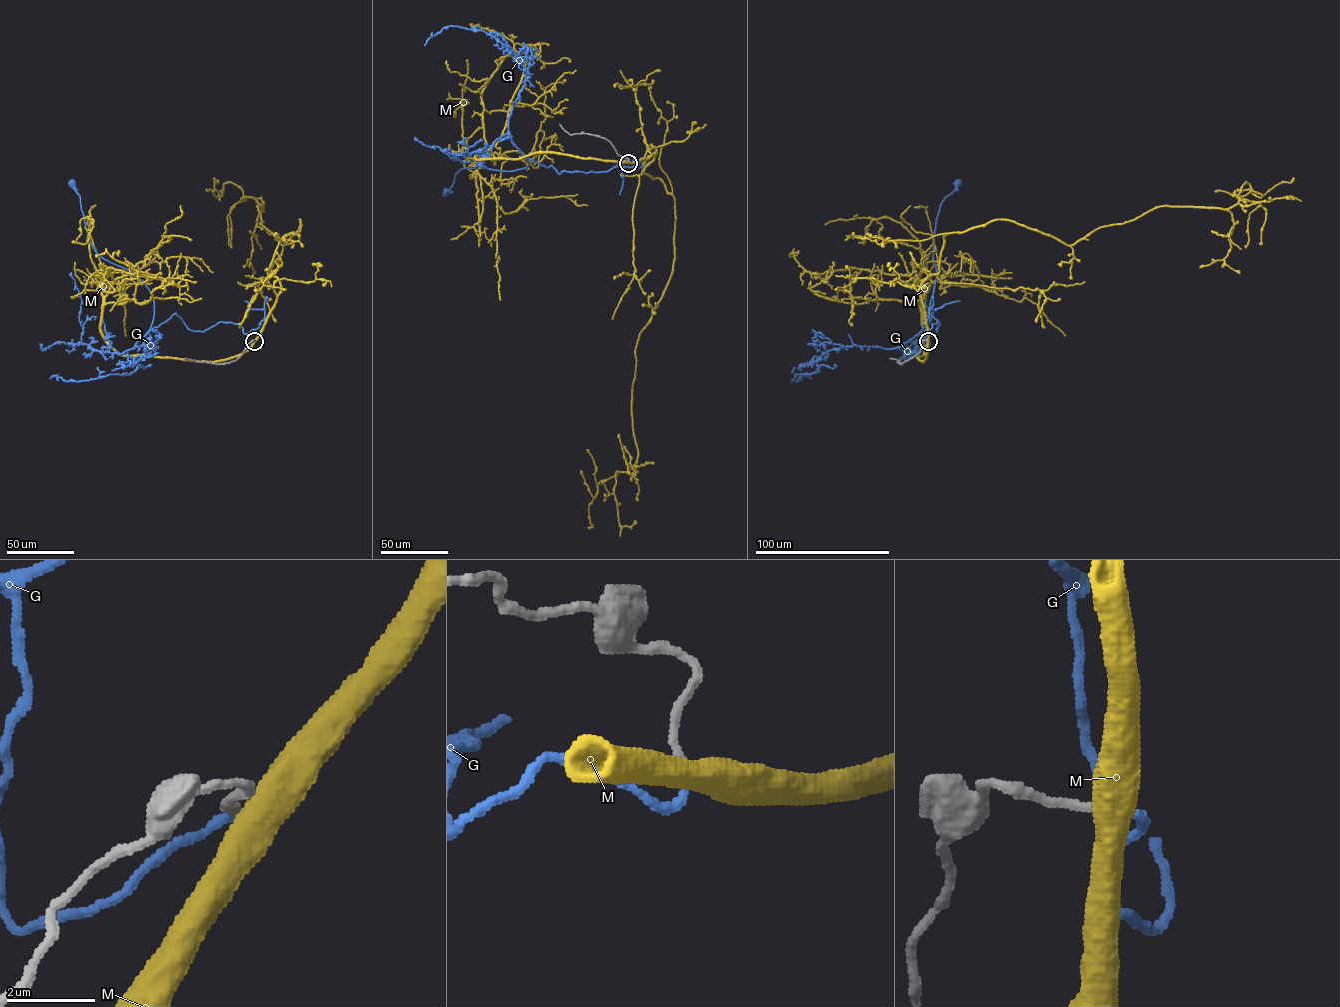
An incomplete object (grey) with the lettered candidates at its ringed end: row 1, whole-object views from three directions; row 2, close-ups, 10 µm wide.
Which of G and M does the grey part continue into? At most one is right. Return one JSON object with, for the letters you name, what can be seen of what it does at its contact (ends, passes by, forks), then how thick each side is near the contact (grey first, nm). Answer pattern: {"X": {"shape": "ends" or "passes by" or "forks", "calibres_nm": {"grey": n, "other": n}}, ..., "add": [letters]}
{"G": {"shape": "ends", "calibres_nm": {"grey": 180, "other": 200}}, "add": ["G"]}

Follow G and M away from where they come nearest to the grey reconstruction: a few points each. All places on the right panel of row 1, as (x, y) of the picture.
G: (928, 341), (939, 323), (932, 313), (923, 329), (937, 217), (958, 183)
M: (928, 341), (919, 290), (944, 235), (1009, 219), (1072, 245), (1293, 177)

